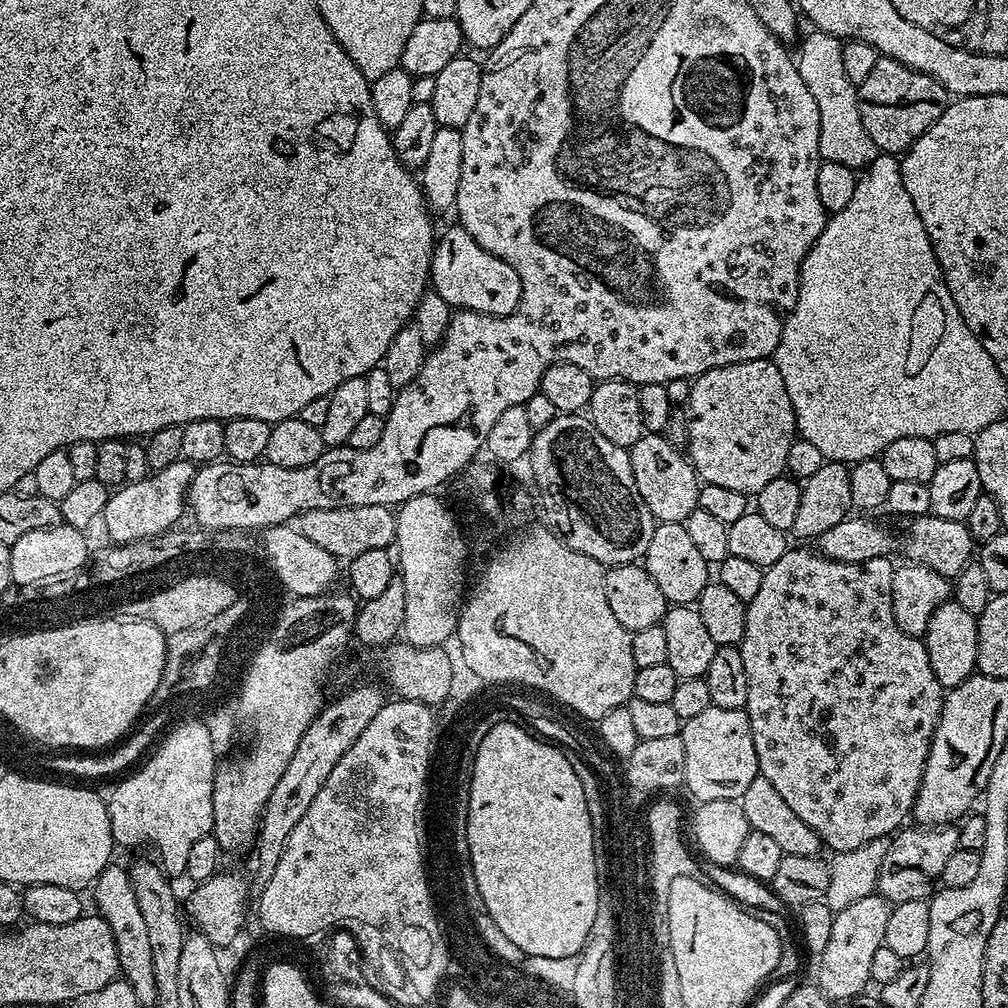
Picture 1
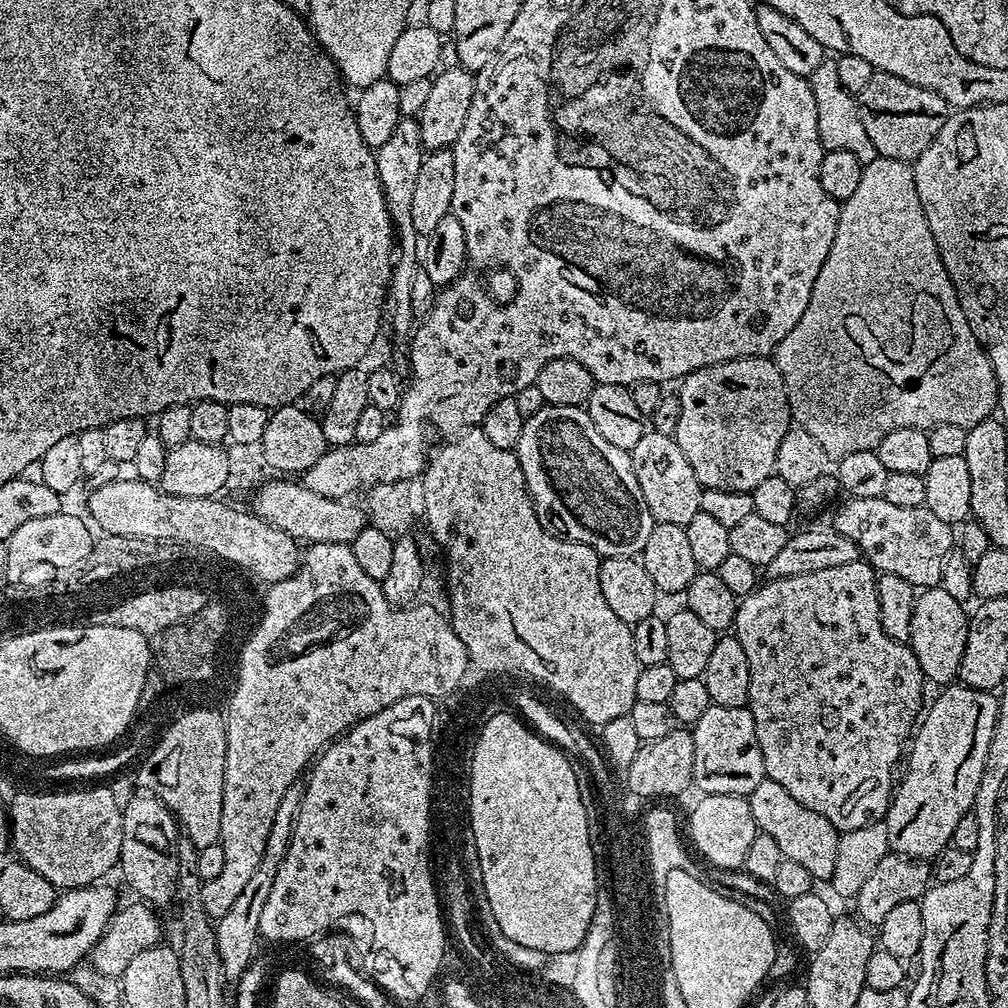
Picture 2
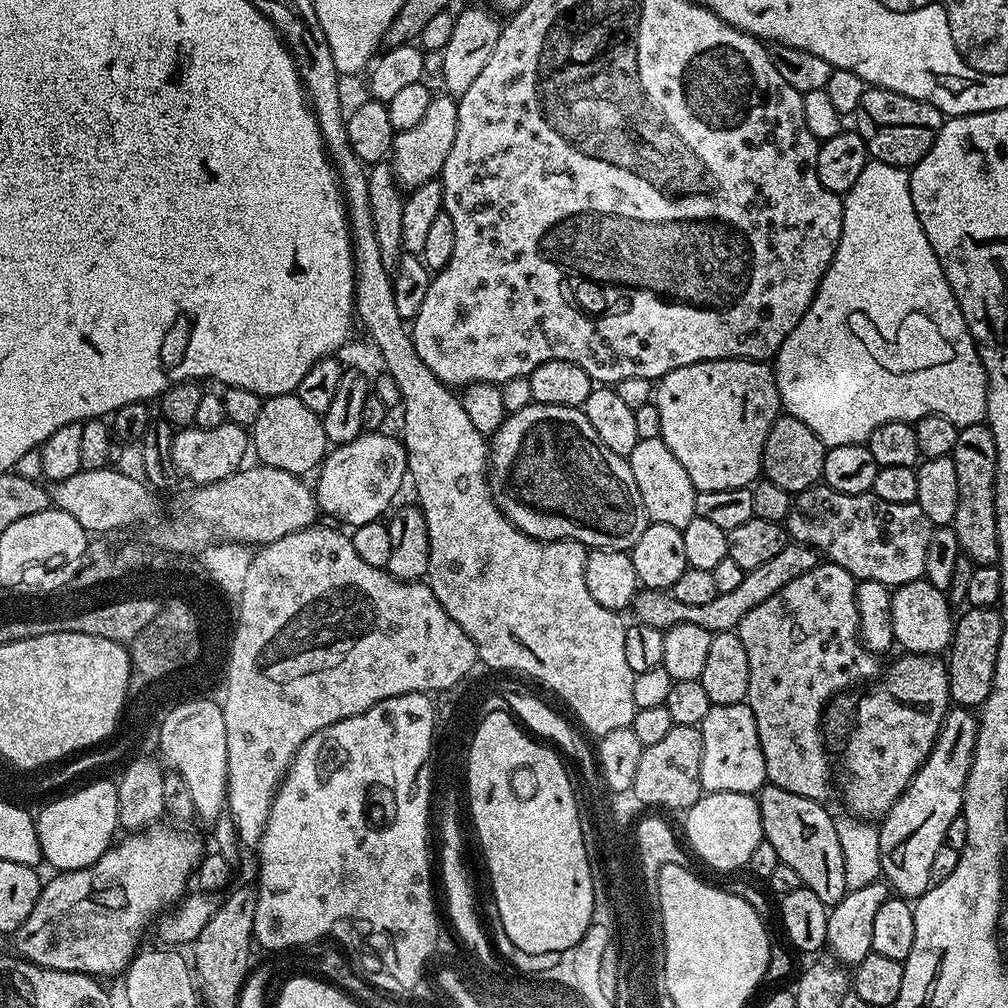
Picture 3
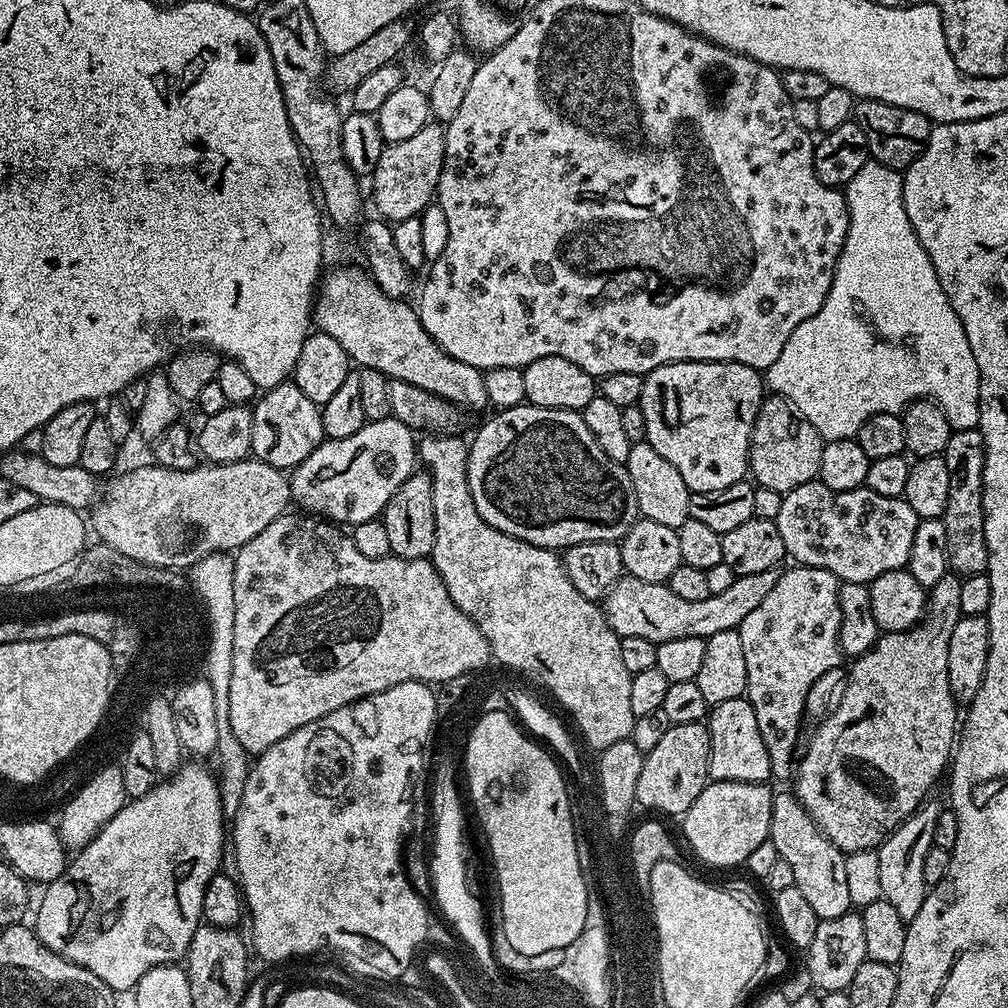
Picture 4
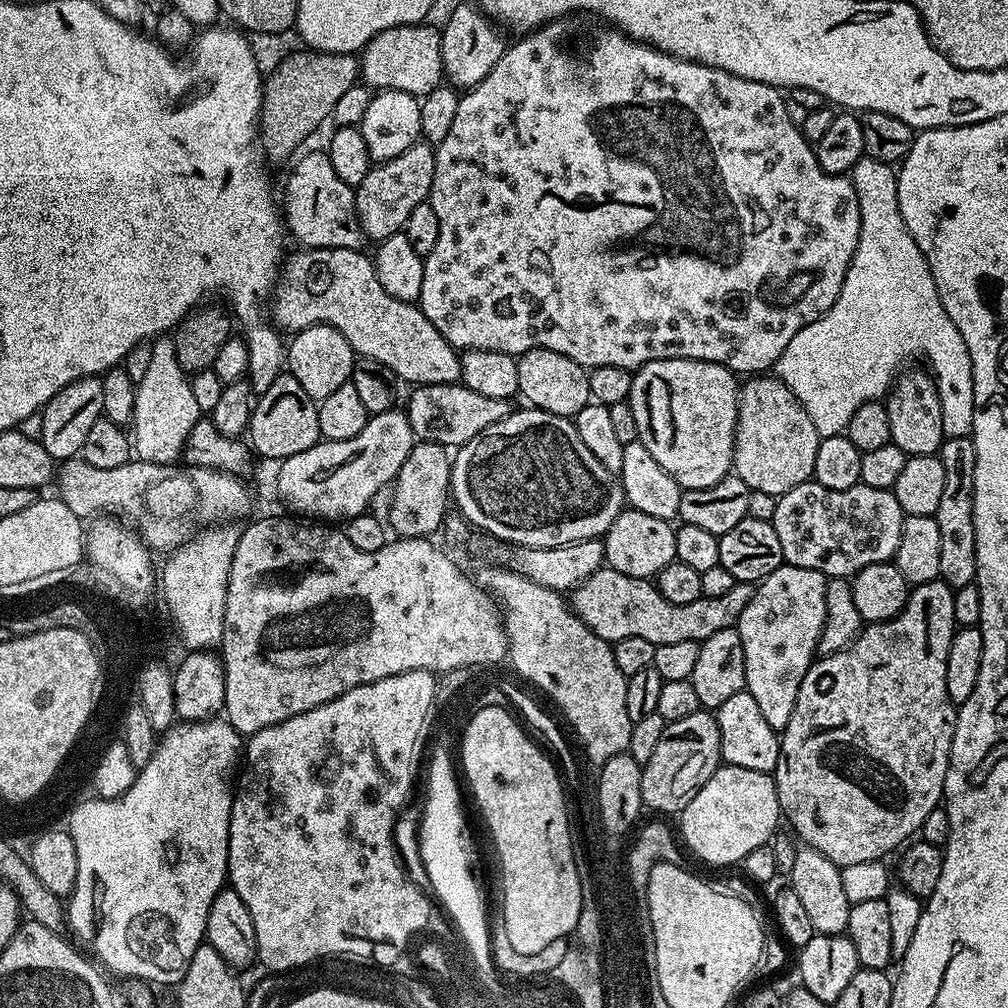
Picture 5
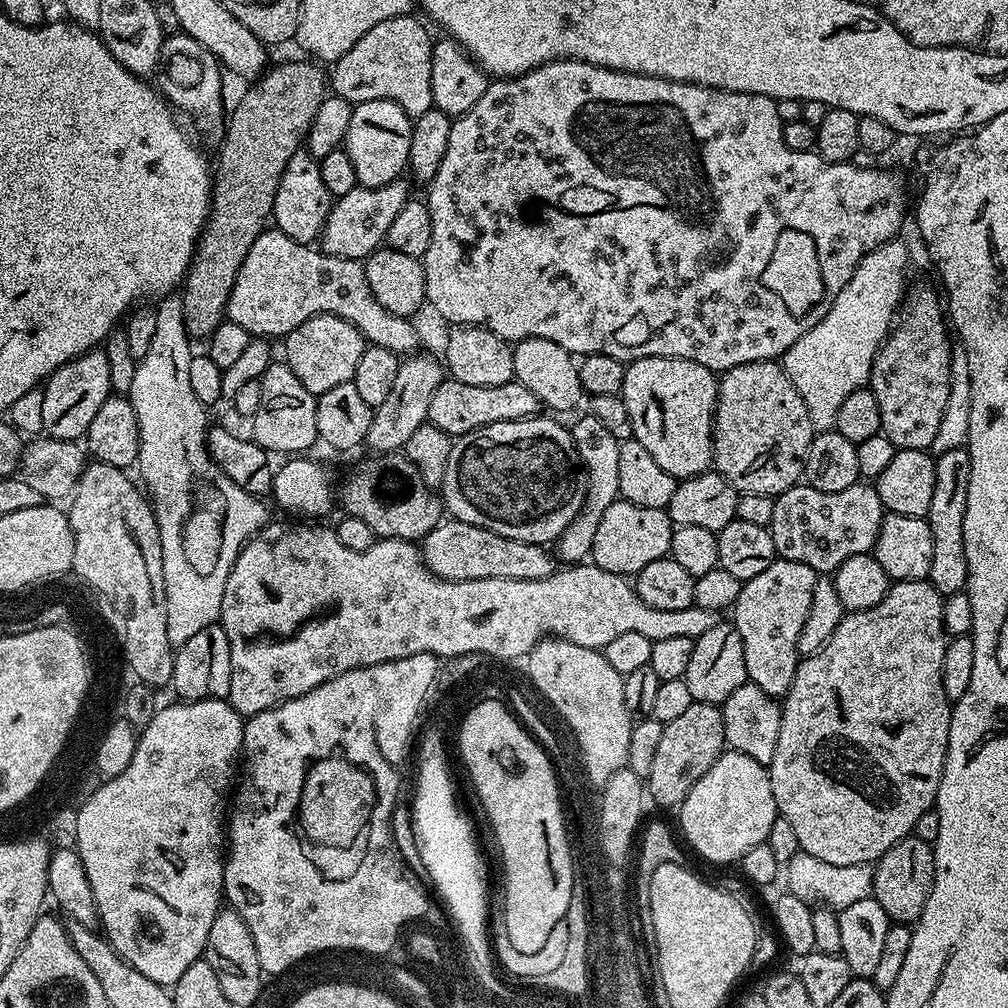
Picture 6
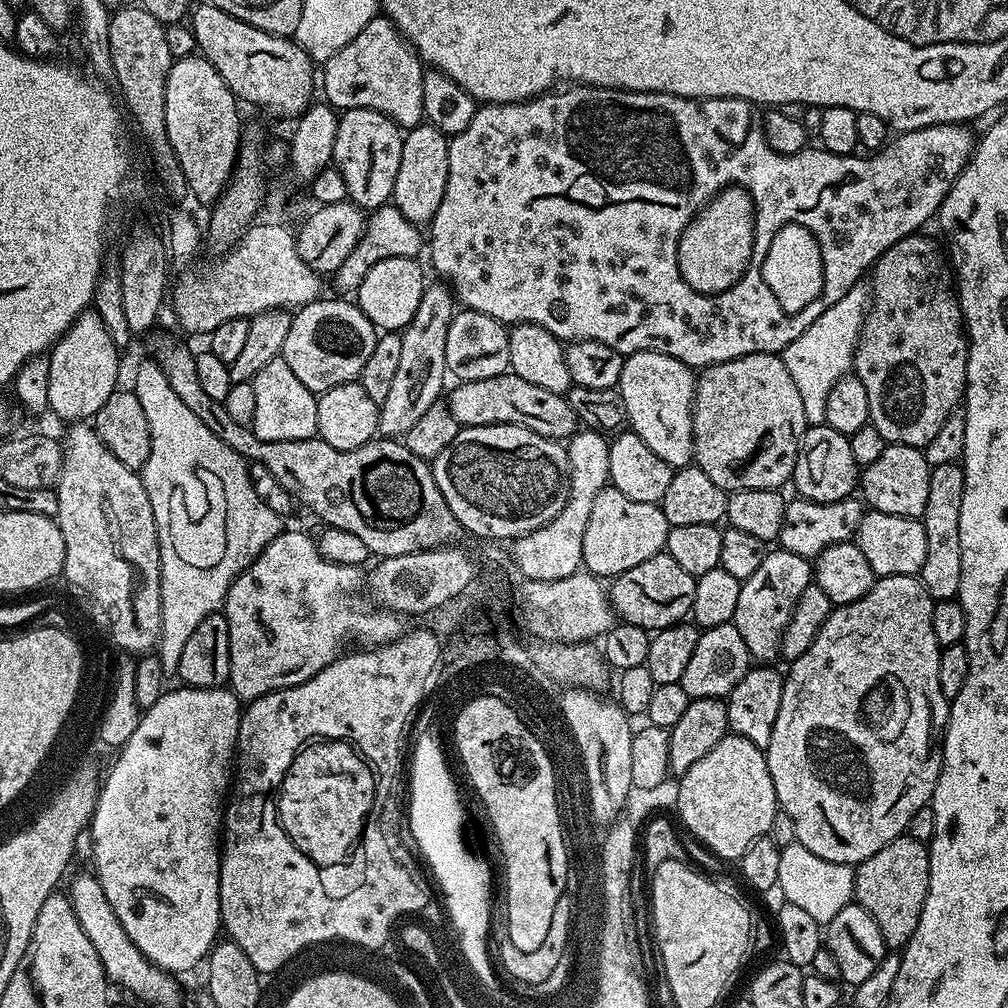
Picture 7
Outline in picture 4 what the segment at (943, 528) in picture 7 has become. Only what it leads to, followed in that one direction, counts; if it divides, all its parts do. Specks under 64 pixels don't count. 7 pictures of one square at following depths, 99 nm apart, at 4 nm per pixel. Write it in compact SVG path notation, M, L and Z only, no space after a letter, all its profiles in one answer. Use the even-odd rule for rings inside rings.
M979 427L955 429L946 442L943 453L946 470L950 470L950 499L942 517L946 526L946 554L948 566L961 577L985 574L988 571L988 551L984 541L984 439Z

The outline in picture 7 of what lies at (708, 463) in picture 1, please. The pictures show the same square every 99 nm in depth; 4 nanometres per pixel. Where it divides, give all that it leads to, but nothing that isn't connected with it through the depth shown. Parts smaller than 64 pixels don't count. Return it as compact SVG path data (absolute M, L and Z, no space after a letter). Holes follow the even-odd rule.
M635 352L634 354L624 357L624 365L622 366L618 391L622 402L626 406L626 414L628 415L628 424L630 425L631 431L636 432L638 438L642 438L642 442L646 442L646 446L650 446L650 450L654 450L654 454L658 454L658 458L662 458L662 462L666 462L673 470L687 468L694 460L692 455L692 404L696 401L696 382L697 377L694 375L693 369L686 367L682 362L678 362L678 358L670 358L670 354Z

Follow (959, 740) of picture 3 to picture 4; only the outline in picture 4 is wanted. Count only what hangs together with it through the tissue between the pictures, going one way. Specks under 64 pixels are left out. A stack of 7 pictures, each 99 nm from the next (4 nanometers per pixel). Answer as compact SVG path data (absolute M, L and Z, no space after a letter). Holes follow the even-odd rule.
M925 802L910 818L906 818L884 840L878 849L878 867L882 882L882 898L898 910L898 918L906 922L922 910L922 902L928 897L929 885L924 883L926 854L934 847L934 822L938 822L941 805Z

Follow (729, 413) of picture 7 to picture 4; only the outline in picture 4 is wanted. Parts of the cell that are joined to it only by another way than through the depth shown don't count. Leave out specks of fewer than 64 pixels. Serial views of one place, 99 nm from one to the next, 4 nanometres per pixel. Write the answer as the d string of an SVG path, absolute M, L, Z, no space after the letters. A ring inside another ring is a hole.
M769 395L758 410L750 438L748 471L751 479L761 488L778 490L782 494L819 477L822 450L826 443L810 422L800 420L800 428L795 428L792 416L794 420L794 409L783 396Z

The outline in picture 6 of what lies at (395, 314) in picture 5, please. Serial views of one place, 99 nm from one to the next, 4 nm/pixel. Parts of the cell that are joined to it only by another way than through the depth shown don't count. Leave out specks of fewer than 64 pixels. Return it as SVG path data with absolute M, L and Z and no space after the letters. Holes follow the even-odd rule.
M274 226L261 232L238 270L234 290L230 290L227 319L238 322L238 326L242 326L242 330L246 330L253 338L286 338L298 326L302 326L302 322L321 314L348 320L364 335L368 344L377 344L391 352L412 354L420 348L420 336L412 325L413 321L406 316L390 314L384 306L379 305L378 298L374 298L361 261L331 256L312 244L299 244Z

